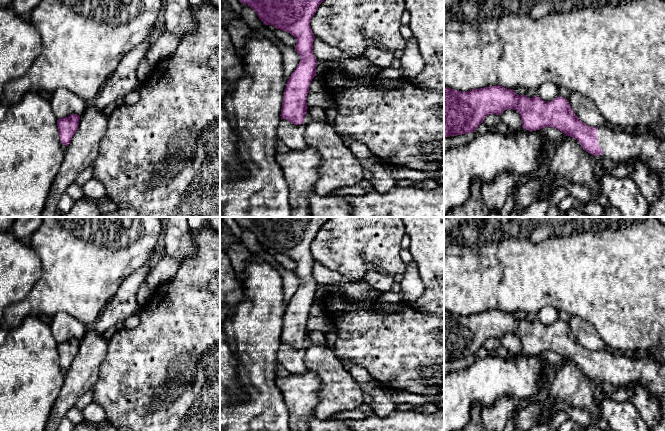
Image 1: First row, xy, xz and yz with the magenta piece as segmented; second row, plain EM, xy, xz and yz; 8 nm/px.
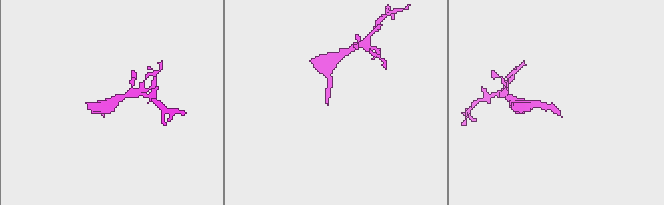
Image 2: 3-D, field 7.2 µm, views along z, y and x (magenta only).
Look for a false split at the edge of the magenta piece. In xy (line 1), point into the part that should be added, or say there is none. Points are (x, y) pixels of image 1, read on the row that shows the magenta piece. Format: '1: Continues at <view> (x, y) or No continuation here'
1: No continuation here

